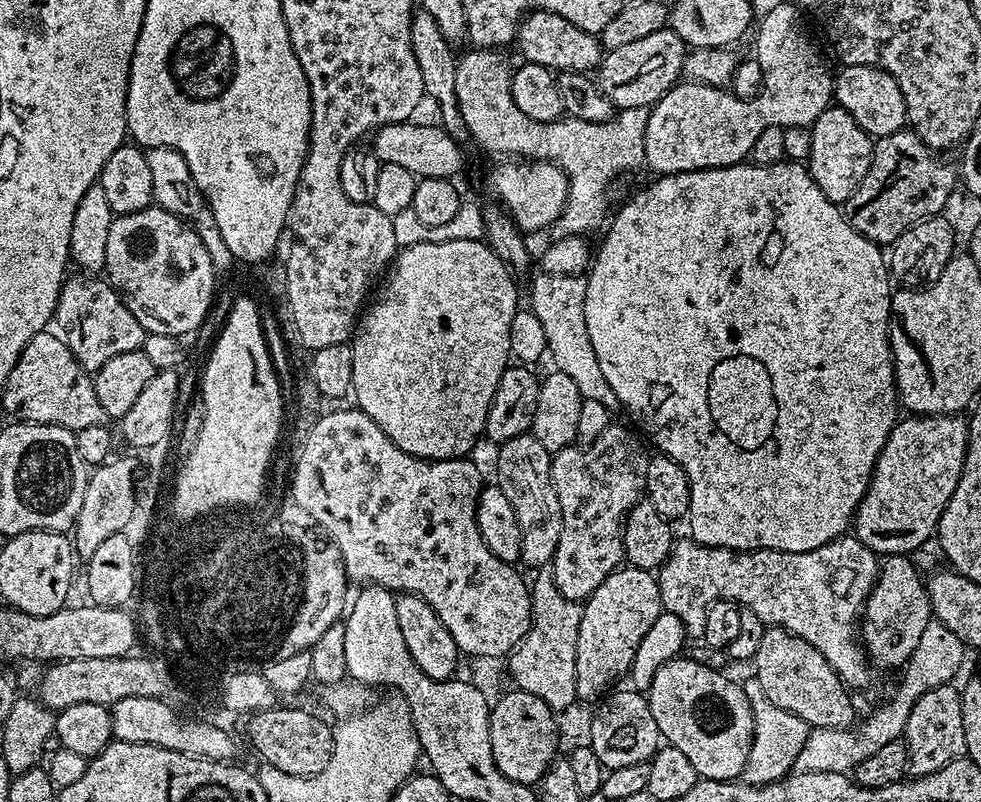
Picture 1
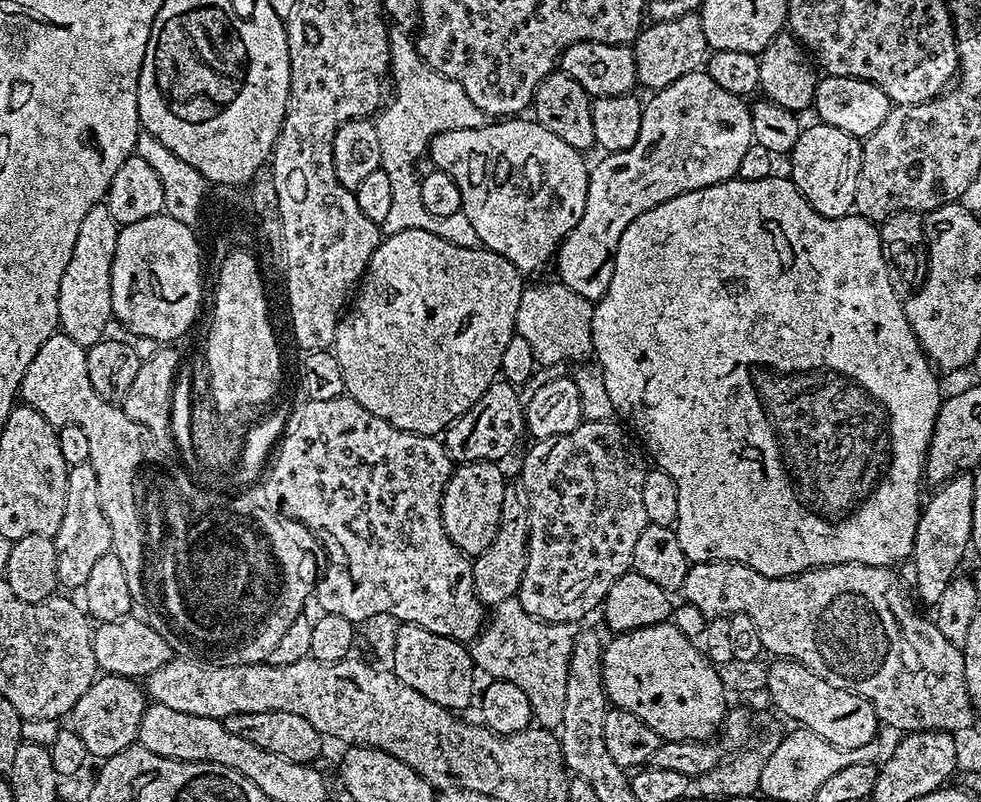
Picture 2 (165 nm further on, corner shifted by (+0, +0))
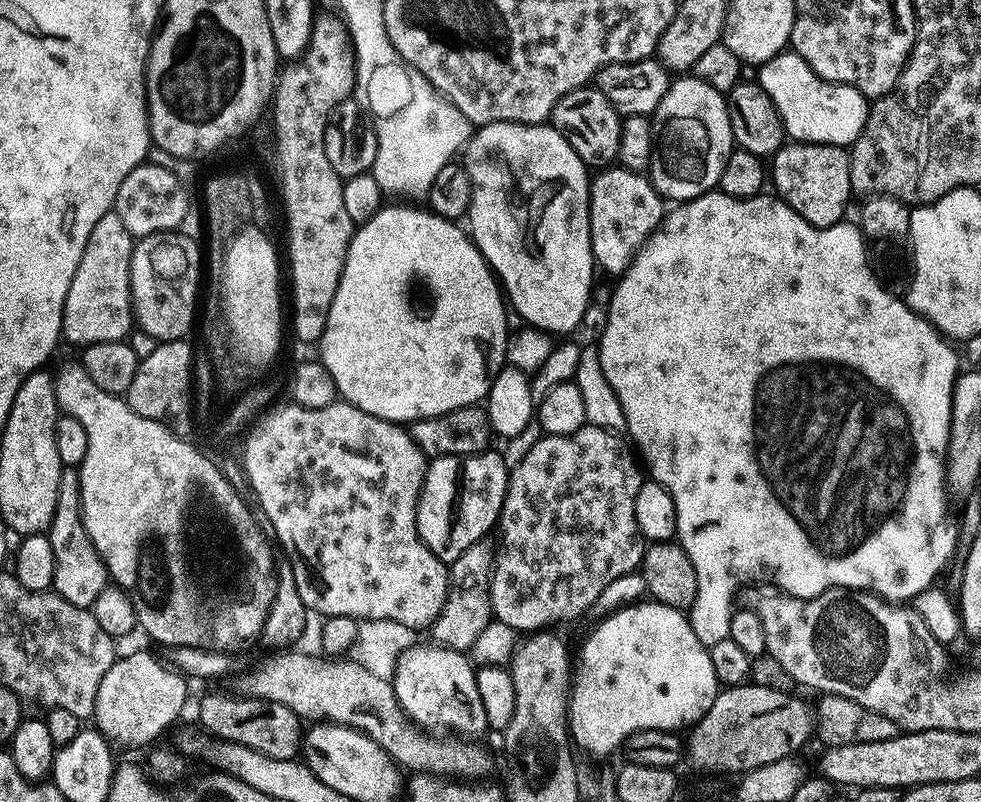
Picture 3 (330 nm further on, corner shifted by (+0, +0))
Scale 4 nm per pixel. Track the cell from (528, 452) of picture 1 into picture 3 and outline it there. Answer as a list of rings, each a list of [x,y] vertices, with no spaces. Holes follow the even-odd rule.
[[[485,538],[479,540],[474,546],[470,546],[470,550],[462,553],[457,560],[451,561],[449,571],[449,595],[448,601],[445,604],[443,612],[435,621],[432,627],[433,639],[440,643],[443,647],[449,647],[456,651],[469,651],[477,640],[478,635],[491,623],[492,614],[492,576],[496,567],[498,557],[498,548],[494,543],[491,544],[491,539]]]

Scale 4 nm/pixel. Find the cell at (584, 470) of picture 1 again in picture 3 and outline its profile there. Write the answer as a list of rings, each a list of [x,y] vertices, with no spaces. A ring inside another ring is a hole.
[[[585,426],[573,436],[544,434],[539,438],[516,468],[514,464],[511,469],[508,493],[498,521],[498,533],[504,545],[502,542],[499,545],[492,576],[492,614],[517,634],[548,630],[556,626],[552,624],[576,620],[583,612],[585,615],[610,582],[639,569],[646,547],[638,530],[638,518],[634,518],[634,498],[638,498],[642,483],[641,465],[625,437]]]

